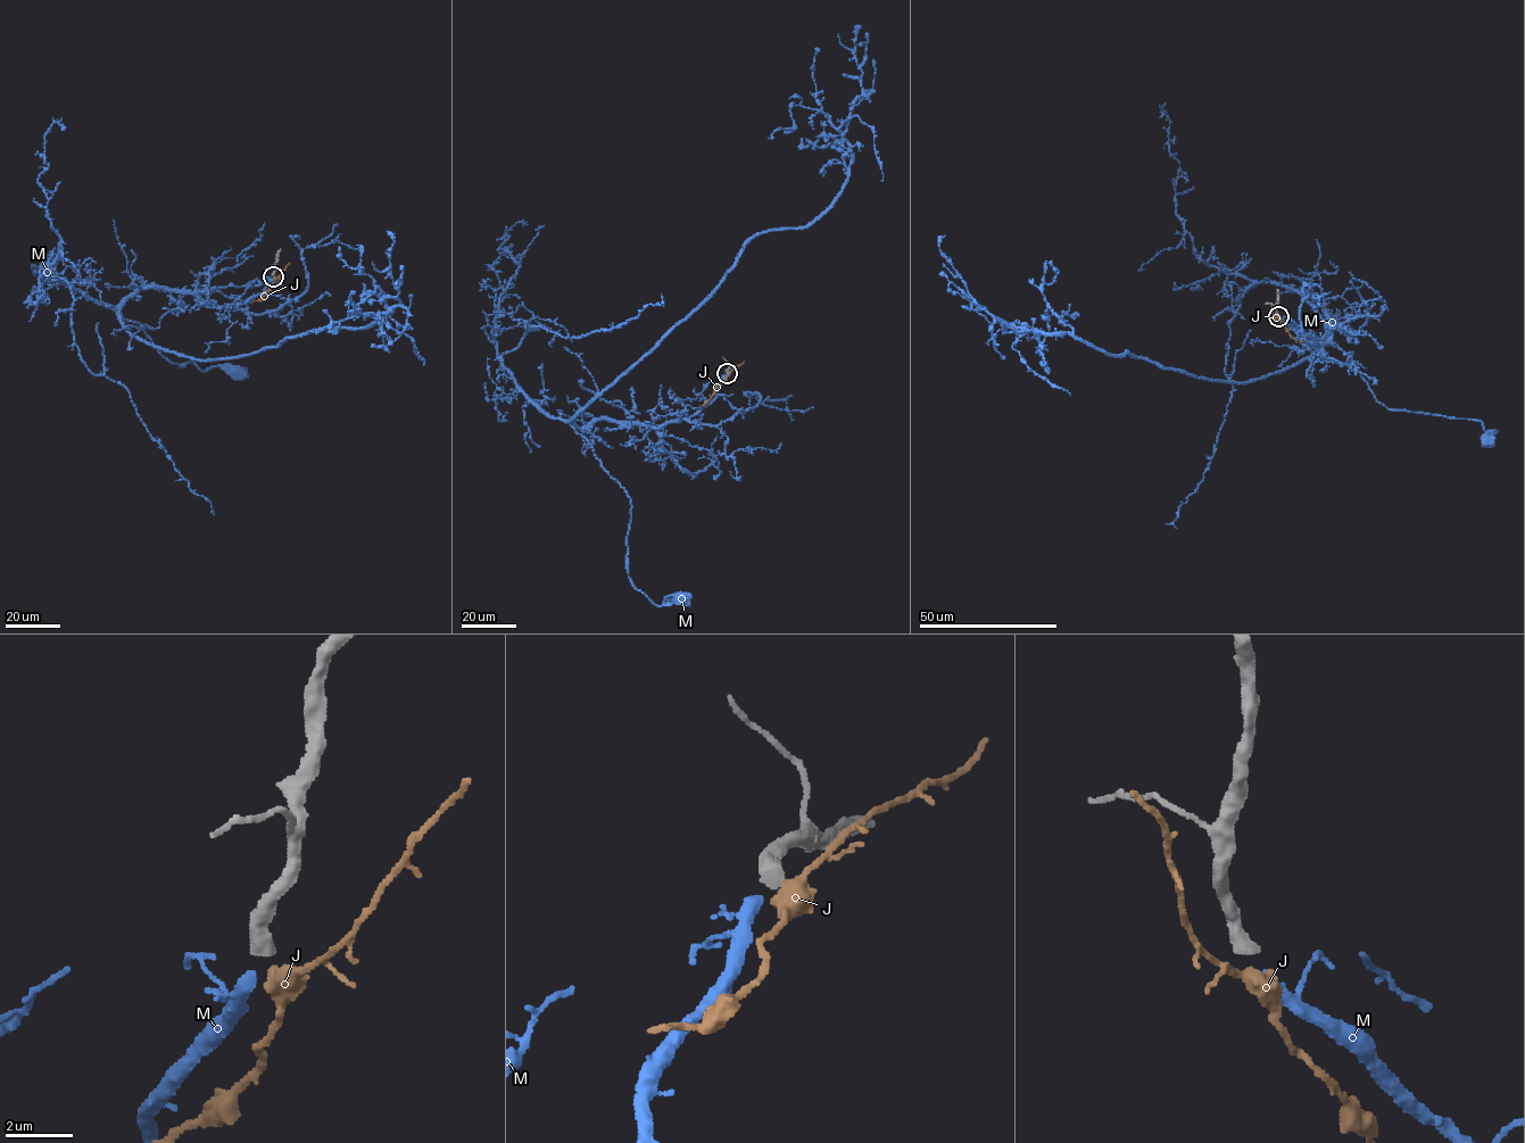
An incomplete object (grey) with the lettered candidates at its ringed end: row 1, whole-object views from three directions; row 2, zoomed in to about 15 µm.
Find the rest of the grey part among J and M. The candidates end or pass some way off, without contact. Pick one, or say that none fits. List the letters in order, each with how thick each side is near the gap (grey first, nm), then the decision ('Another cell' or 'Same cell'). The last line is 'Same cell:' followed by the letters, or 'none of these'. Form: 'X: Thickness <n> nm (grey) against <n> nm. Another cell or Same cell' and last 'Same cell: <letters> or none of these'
J: Thickness 500 nm (grey) against 480 nm. Another cell
M: Thickness 500 nm (grey) against 360 nm. Same cell
Same cell: M

